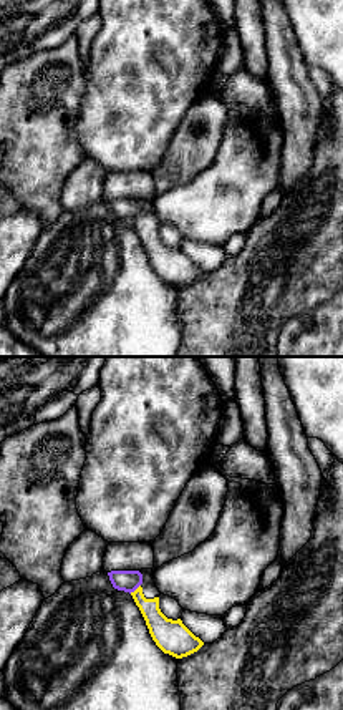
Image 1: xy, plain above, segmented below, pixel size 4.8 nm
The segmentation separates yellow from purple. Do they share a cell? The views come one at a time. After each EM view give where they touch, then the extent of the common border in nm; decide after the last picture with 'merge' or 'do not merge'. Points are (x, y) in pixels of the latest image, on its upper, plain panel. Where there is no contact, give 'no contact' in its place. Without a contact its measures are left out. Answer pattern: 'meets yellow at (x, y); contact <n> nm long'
meets yellow at (136, 218); contact 70 nm long

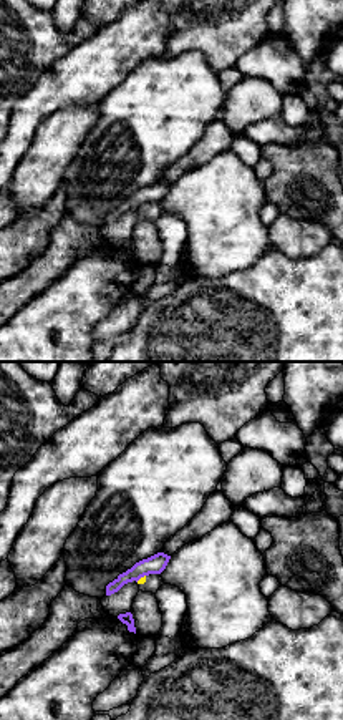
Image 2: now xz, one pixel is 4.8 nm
meets yellow at (141, 206); contact 60 nm long

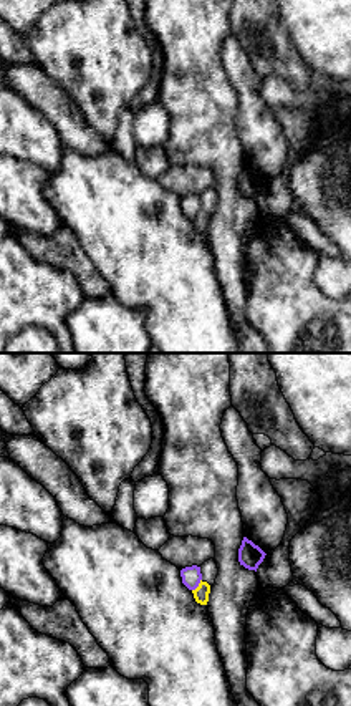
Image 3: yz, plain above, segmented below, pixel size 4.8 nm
meets yellow at (199, 214); contact 80 nm long

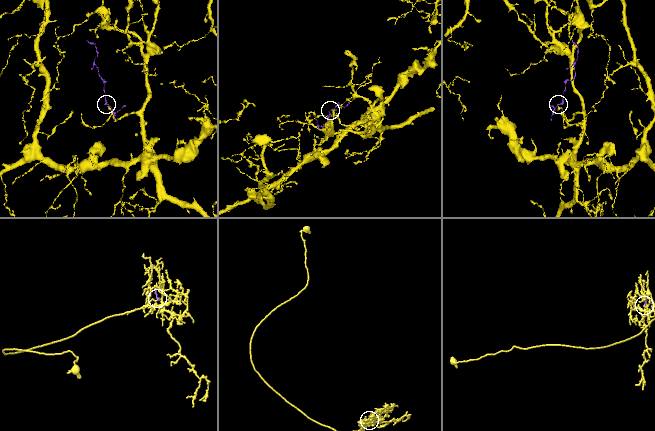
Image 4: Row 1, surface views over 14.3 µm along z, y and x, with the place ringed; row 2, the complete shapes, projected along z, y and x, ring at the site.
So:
do not merge

